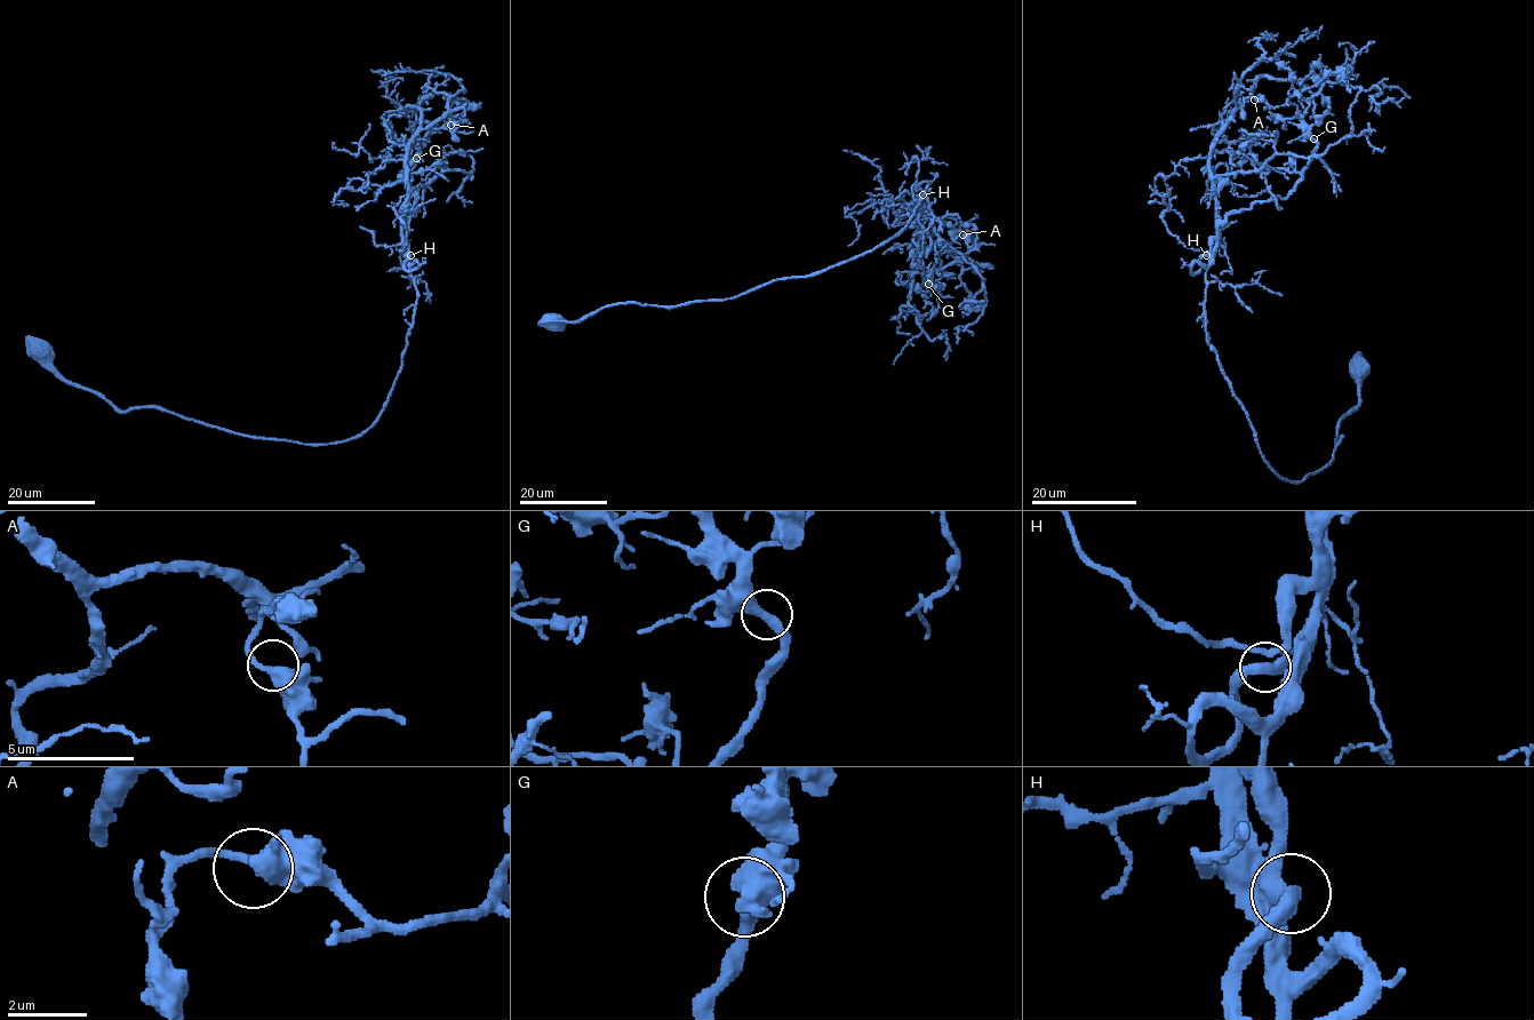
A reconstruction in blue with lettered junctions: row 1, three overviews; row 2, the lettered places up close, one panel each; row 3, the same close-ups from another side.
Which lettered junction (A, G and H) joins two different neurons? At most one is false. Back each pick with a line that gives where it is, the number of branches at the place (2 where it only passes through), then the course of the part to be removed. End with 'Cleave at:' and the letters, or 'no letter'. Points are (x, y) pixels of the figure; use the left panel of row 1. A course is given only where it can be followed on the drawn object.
Cleave at: no letter

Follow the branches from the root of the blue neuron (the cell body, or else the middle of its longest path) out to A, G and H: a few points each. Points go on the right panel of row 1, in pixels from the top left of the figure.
A: (1363, 371), (1331, 461), (1278, 476), (1206, 336), (1216, 226), (1285, 198), (1317, 145), (1294, 104), (1254, 100)
G: (1363, 371), (1331, 461), (1287, 480), (1206, 336), (1216, 226), (1285, 198), (1313, 138)
H: (1363, 371), (1360, 404), (1339, 422), (1331, 461), (1302, 480), (1278, 476), (1206, 336), (1206, 255)

